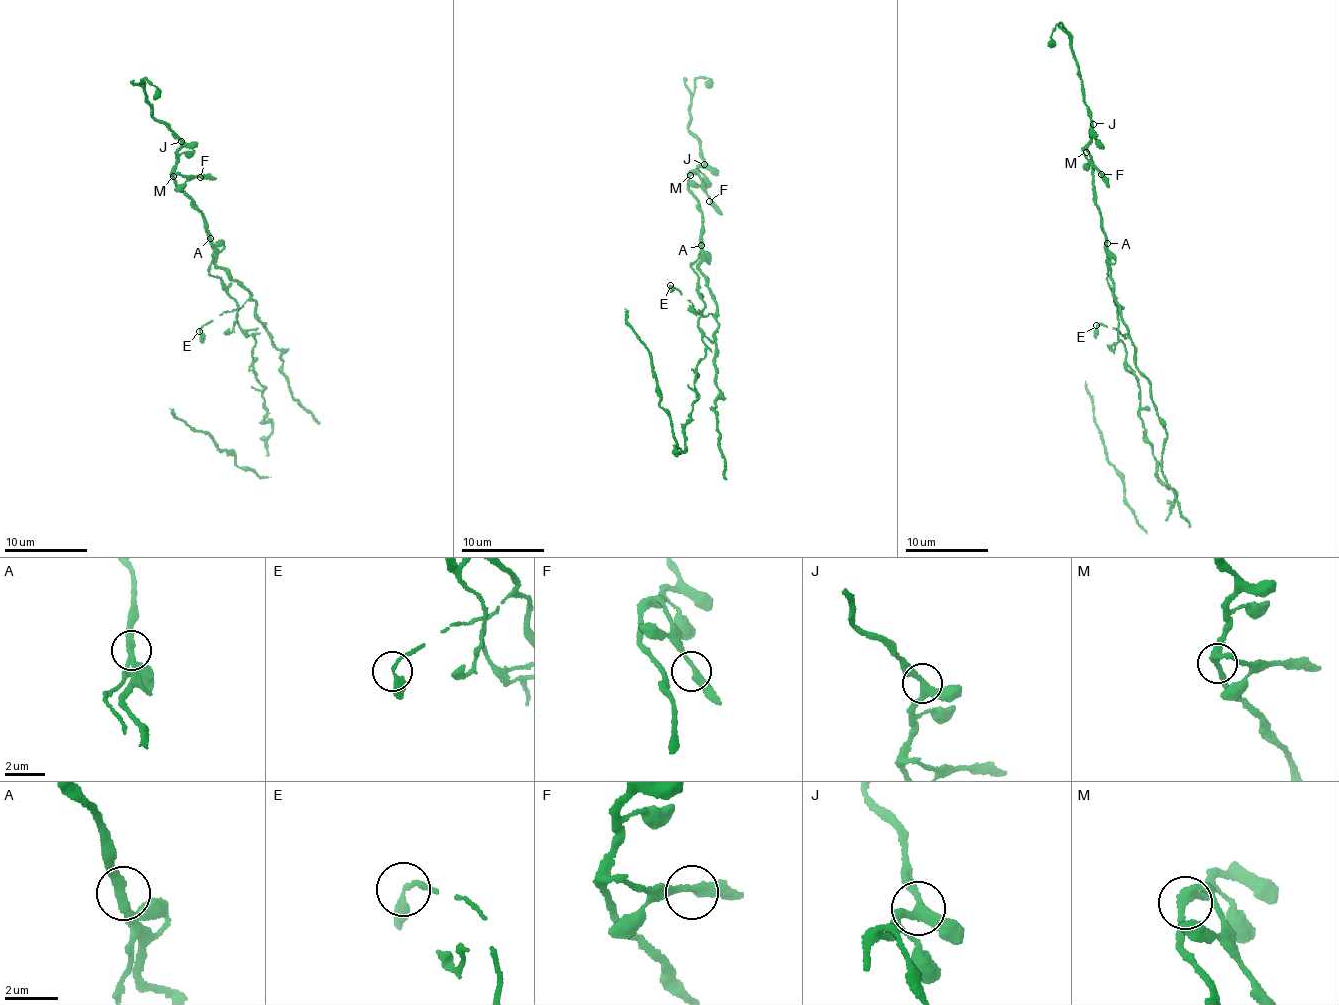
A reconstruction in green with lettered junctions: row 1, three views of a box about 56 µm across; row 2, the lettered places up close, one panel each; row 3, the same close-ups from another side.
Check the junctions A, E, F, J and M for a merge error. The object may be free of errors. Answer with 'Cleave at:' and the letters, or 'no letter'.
Cleave at: A

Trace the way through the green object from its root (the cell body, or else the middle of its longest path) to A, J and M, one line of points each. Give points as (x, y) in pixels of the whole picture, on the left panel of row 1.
A: (237, 324), (238, 302), (224, 290), (222, 280), (210, 274), (210, 238)
J: (237, 324), (238, 302), (222, 280), (210, 274), (212, 243), (204, 213), (174, 179), (181, 141)
M: (237, 324), (238, 302), (224, 290), (222, 280), (210, 274), (212, 243), (204, 213), (176, 186), (173, 176)

